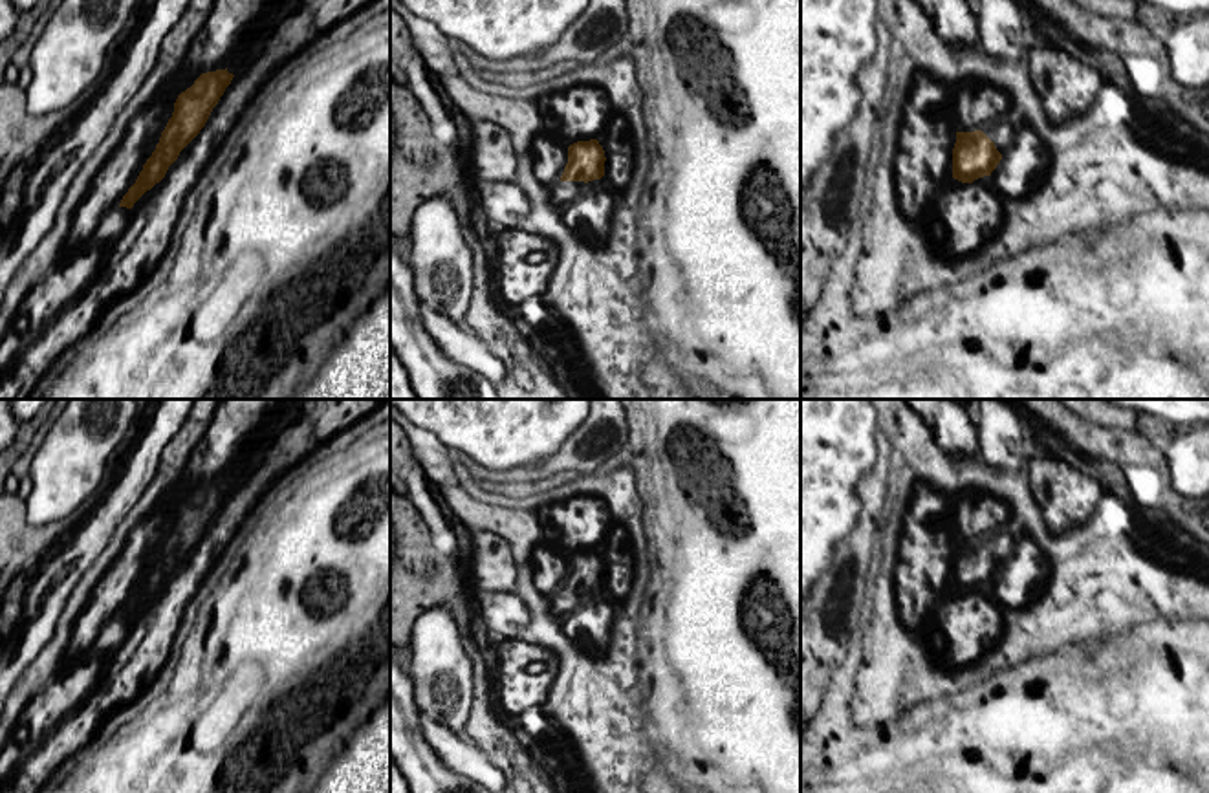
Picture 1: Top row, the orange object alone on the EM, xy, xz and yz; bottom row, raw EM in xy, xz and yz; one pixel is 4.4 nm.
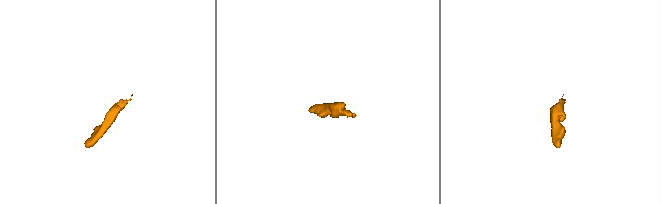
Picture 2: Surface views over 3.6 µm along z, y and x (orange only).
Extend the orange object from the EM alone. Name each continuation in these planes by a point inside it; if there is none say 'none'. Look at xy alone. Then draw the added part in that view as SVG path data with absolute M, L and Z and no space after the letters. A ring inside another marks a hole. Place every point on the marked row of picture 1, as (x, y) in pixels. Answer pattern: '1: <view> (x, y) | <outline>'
1: xy (239, 61) | M284 0L282 7L273 13L267 20L262 22L262 26L245 40L245 46L231 59L231 62L227 64L227 71L236 75L240 73L249 57L255 53L260 37L267 31L269 24L291 4L291 0Z

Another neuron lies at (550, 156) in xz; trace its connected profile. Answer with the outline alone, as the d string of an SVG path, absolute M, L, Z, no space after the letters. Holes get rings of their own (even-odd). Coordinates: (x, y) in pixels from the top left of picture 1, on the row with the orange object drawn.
M540 134L533 141L533 158L535 176L544 185L551 187L561 181L561 176L568 163L568 145Z

